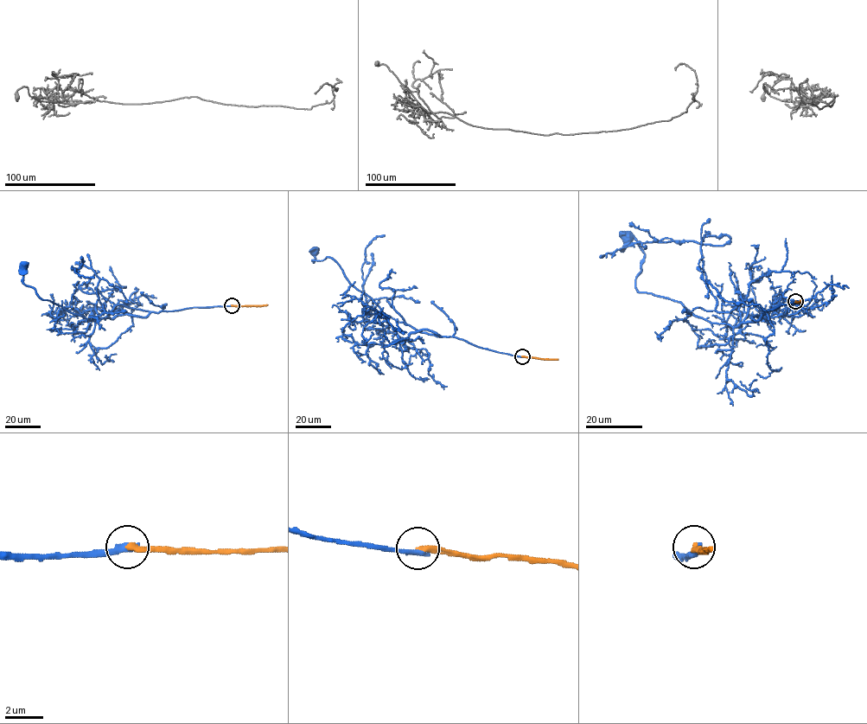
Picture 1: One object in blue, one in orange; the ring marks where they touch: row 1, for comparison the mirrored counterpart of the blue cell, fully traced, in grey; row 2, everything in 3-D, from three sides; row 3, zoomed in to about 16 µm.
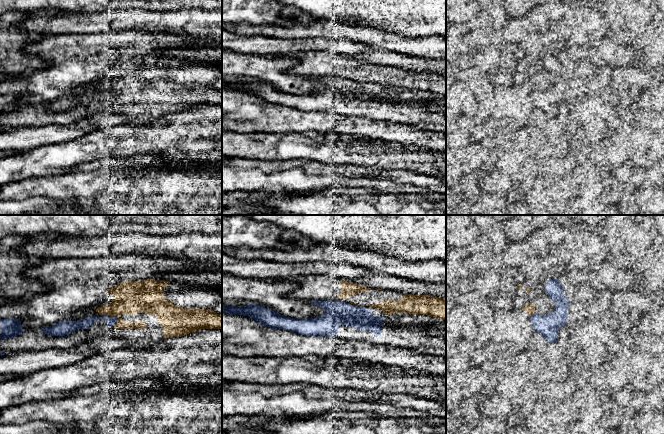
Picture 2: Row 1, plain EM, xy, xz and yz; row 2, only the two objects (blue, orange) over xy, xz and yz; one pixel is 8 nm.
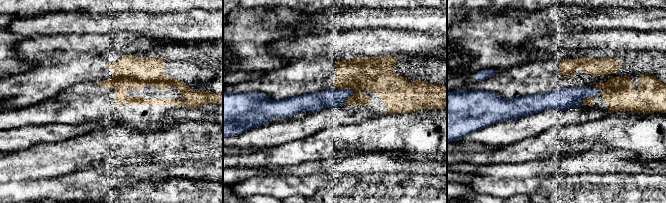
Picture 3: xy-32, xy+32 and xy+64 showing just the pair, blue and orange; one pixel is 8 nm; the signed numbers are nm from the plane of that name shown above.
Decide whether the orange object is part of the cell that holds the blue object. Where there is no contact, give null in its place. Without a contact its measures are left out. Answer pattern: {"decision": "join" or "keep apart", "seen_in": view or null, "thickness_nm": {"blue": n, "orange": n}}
{"decision": "keep apart", "seen_in": "xy", "thickness_nm": {"blue": 90, "orange": 260}}

